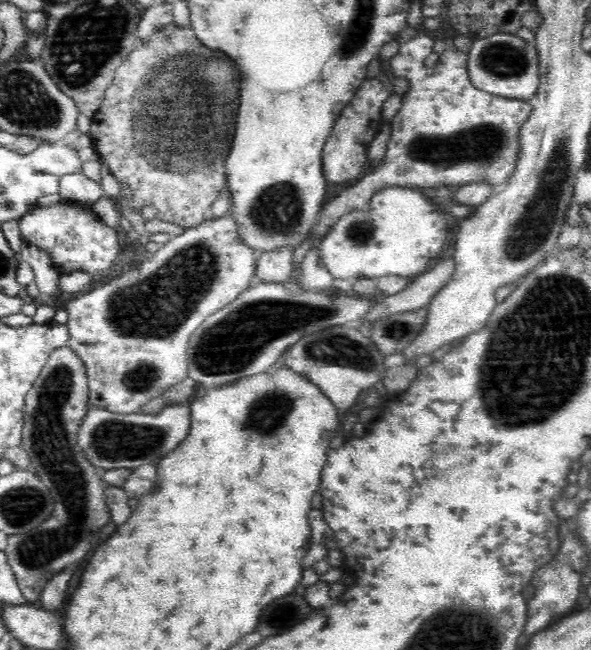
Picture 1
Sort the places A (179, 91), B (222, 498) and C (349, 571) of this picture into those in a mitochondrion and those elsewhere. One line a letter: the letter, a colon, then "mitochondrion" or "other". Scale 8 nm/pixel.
A: mitochondrion
B: other
C: other

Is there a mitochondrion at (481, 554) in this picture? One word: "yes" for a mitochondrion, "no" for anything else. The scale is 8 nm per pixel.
no

